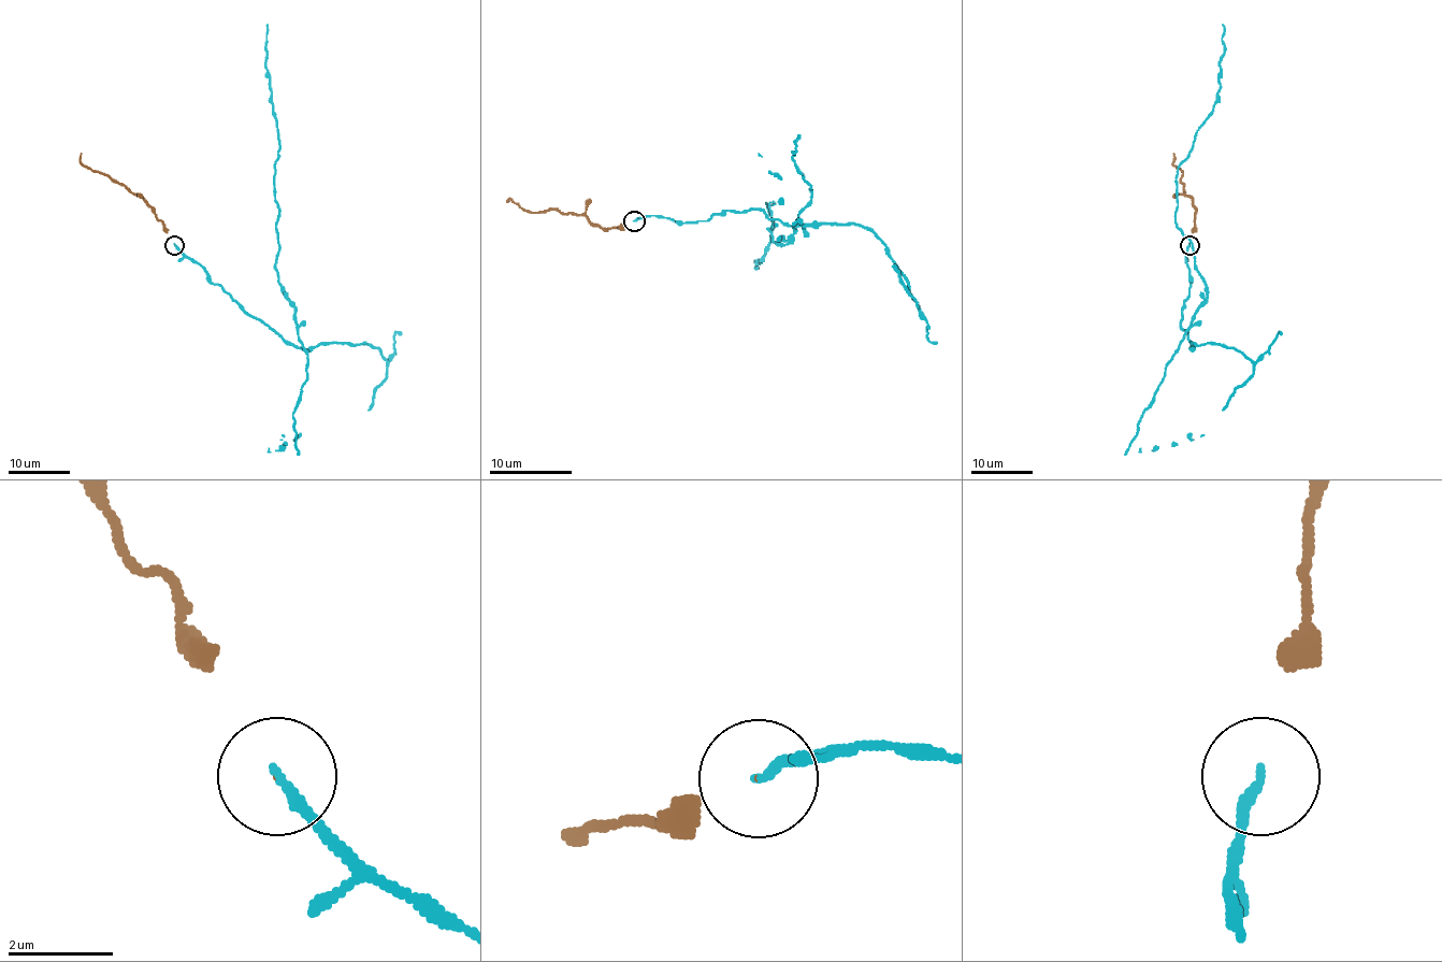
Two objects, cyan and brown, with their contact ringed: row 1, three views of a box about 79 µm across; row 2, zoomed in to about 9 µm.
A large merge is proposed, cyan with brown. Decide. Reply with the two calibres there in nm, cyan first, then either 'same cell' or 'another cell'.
190 nm thick on the cyan side, 30 nm on the other; same cell

